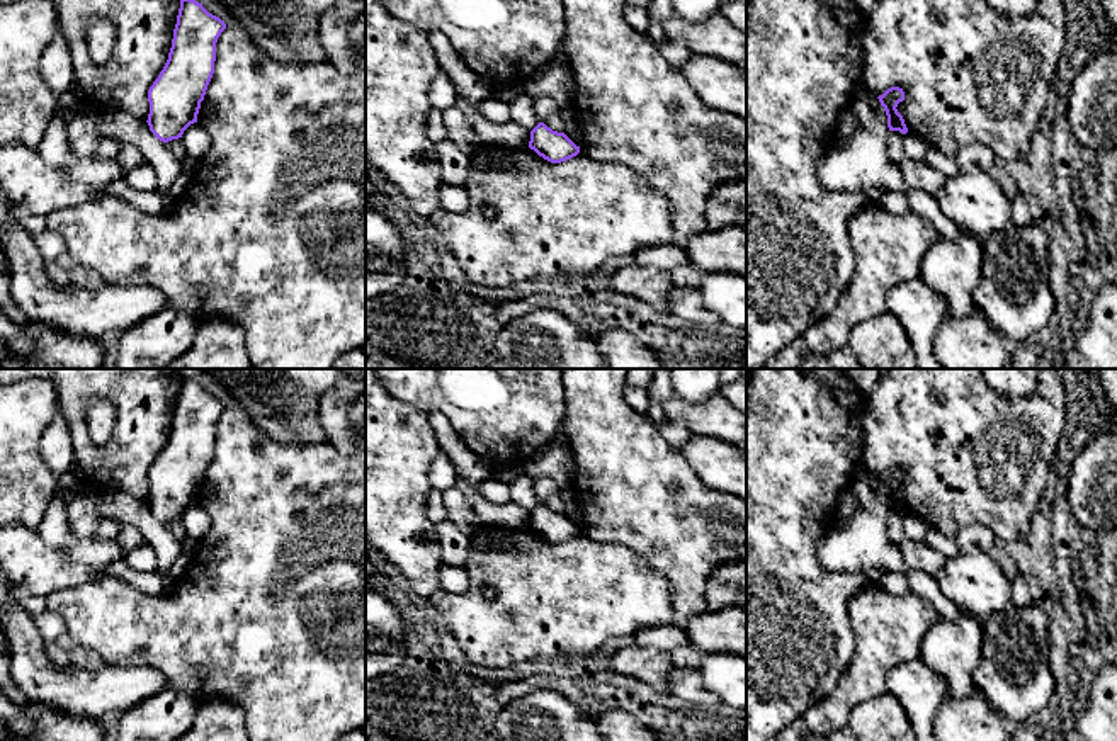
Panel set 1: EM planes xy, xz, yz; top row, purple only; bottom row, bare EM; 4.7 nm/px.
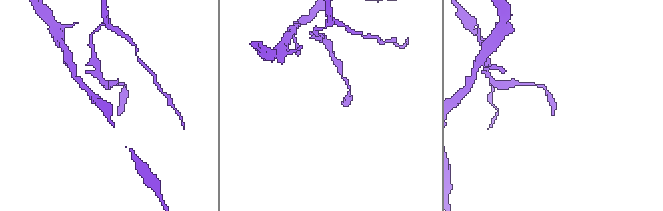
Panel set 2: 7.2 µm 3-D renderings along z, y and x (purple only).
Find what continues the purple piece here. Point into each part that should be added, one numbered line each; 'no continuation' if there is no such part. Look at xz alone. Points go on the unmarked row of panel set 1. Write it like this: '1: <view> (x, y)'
no continuation

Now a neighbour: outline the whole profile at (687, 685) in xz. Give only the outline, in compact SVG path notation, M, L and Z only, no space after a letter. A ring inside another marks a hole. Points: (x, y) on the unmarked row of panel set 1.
M673 670L668 676L668 693L694 705L697 712L711 714L721 704L706 687L697 670Z

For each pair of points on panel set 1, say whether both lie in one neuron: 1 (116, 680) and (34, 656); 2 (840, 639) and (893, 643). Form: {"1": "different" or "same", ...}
{"1": "same", "2": "different"}

